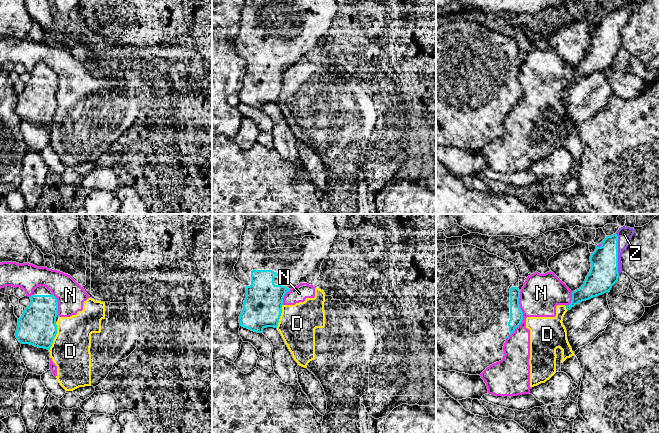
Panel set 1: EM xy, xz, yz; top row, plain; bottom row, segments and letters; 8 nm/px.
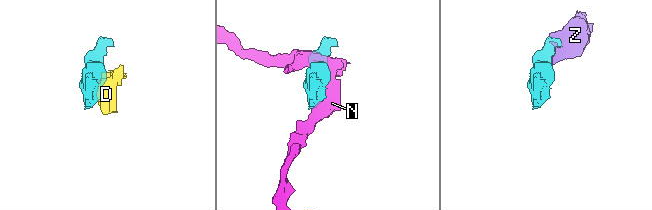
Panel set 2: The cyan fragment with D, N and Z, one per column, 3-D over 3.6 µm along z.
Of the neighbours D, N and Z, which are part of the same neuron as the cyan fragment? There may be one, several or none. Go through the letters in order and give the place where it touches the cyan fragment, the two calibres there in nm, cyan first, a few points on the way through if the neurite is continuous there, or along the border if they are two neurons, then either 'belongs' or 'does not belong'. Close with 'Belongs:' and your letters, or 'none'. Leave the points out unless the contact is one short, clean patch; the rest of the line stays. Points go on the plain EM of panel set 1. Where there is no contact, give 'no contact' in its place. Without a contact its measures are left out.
D: xy (55, 111) | 300/320 nm | along xy (56, 98), (56, 111), (49, 126) | does not belong
N: yz (522, 92) | 110/320 nm | does not belong
Z: yz (617, 29) | 220/120 nm | belongs
Belongs: Z

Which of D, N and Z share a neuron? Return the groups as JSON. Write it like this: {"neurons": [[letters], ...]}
{"neurons": [["D", "N"], ["Z"]]}

